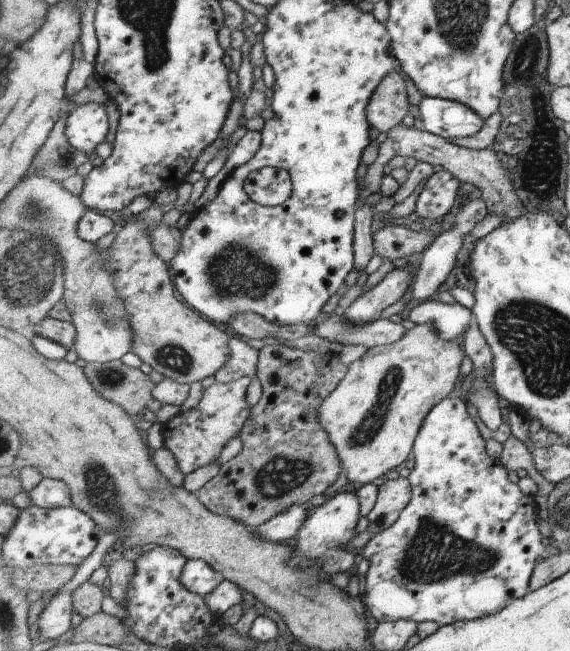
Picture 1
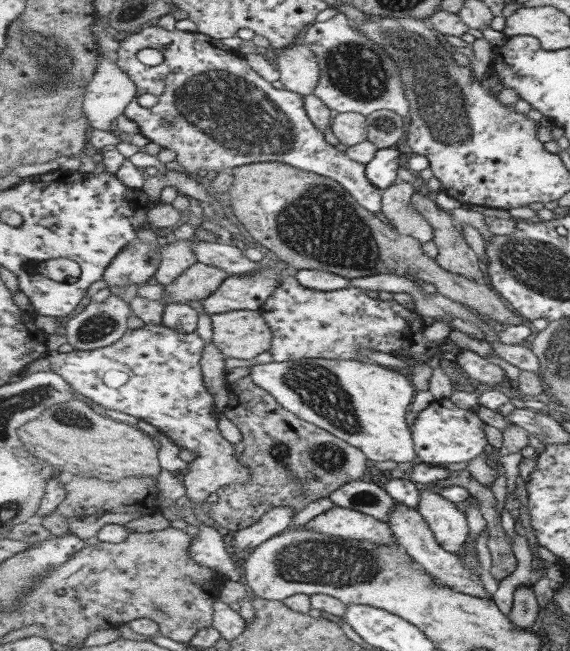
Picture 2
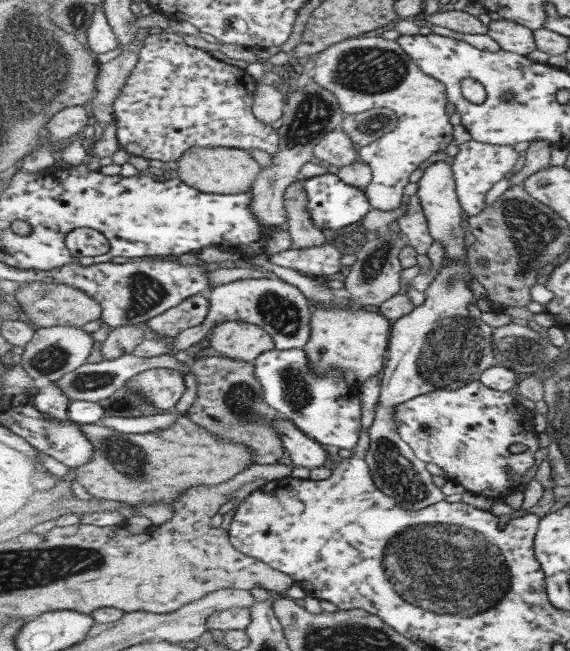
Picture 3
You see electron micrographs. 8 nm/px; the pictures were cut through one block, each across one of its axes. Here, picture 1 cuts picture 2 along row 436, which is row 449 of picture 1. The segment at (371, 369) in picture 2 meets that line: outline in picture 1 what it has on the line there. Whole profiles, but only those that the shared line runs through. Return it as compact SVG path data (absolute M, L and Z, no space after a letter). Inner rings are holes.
M423 323L414 325L393 344L367 350L359 360L350 364L347 376L317 408L324 429L338 448L349 483L379 483L383 474L397 469L412 456L413 444L427 415L440 402L453 396L465 355L466 349L456 339L444 339L433 323Z

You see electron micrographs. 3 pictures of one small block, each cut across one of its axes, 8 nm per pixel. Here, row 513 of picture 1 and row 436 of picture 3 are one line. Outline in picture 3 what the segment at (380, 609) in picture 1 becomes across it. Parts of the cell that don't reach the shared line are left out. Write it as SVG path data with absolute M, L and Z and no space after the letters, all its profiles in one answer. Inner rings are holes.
M481 380L471 382L459 390L435 390L421 394L413 400L403 402L395 410L399 433L405 442L411 445L415 455L425 462L439 466L451 482L462 485L466 490L485 496L505 496L511 492L511 482L507 468L511 468L515 479L535 466L535 454L539 452L539 438L535 429L538 427L534 410L521 406L509 391L493 390ZM511 444L525 444L527 450L520 454L509 452Z

